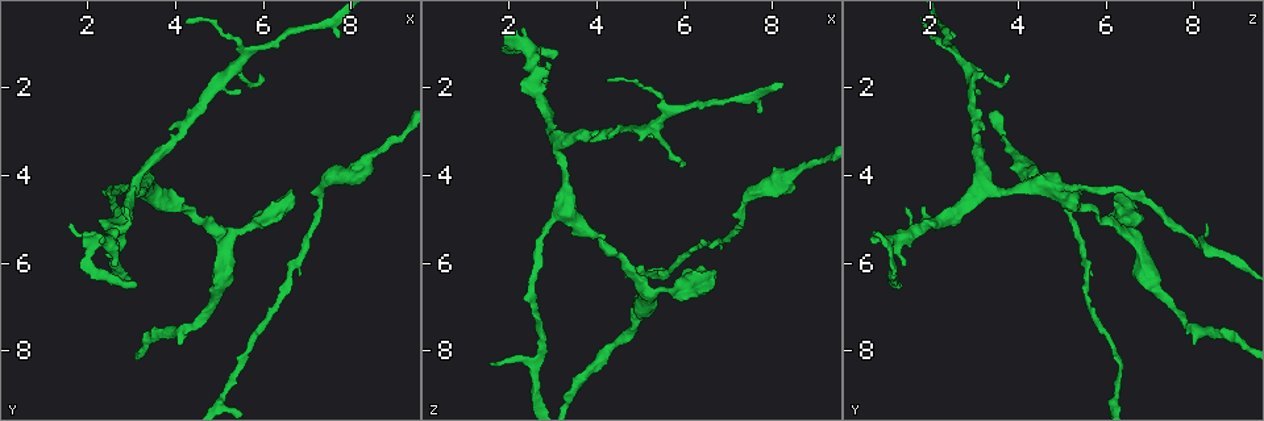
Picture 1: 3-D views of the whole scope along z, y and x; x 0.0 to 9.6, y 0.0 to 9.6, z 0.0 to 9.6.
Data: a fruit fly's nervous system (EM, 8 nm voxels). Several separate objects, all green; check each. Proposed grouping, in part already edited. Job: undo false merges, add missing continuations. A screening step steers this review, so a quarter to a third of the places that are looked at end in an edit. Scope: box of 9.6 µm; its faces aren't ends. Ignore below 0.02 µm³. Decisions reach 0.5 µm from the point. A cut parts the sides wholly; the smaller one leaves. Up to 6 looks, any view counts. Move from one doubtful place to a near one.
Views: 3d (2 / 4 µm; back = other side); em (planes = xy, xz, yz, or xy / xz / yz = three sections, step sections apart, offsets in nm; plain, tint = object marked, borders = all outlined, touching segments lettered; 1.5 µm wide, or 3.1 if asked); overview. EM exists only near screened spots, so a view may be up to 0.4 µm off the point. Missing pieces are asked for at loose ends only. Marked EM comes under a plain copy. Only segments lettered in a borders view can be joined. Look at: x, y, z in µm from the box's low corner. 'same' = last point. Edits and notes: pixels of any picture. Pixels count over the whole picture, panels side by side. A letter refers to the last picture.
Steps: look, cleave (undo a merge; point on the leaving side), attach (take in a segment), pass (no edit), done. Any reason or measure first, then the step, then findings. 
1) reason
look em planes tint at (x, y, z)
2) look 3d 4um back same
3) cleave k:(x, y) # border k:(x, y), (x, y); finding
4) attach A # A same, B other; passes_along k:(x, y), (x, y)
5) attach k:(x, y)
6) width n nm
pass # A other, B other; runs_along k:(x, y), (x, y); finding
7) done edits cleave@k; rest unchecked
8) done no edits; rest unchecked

sudden change in width
look em xz step 4 borders at (5.15, 5.40, 6.65)

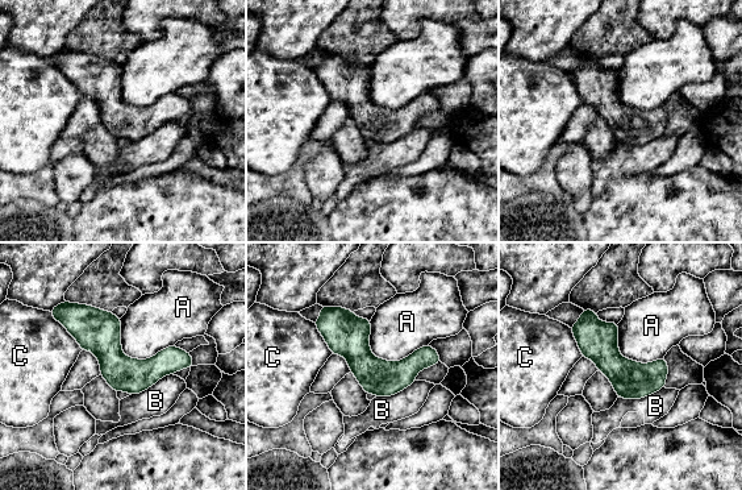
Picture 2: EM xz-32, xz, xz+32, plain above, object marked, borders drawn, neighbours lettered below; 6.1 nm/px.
pass # A other, B other, C other; runs_along 2:(74, 307), (126, 366), (190, 364); continuous, no second neuron

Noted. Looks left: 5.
thin neck
look 3d 2um at (8.95, 3.15, 3.70)

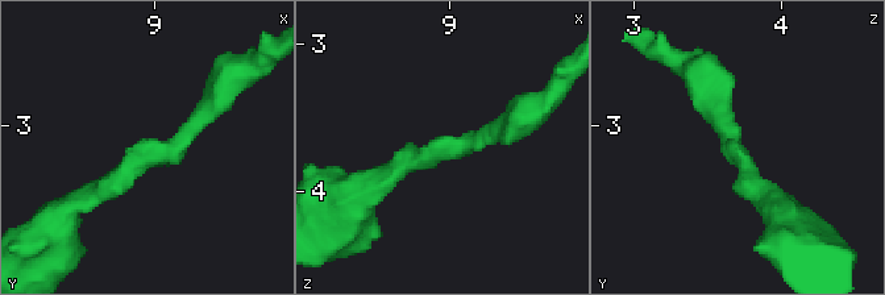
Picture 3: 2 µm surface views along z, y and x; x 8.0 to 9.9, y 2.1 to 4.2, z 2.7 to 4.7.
arm_widths 220, 260 nm
look em planes borders at (8.98, 3.18, 3.72)

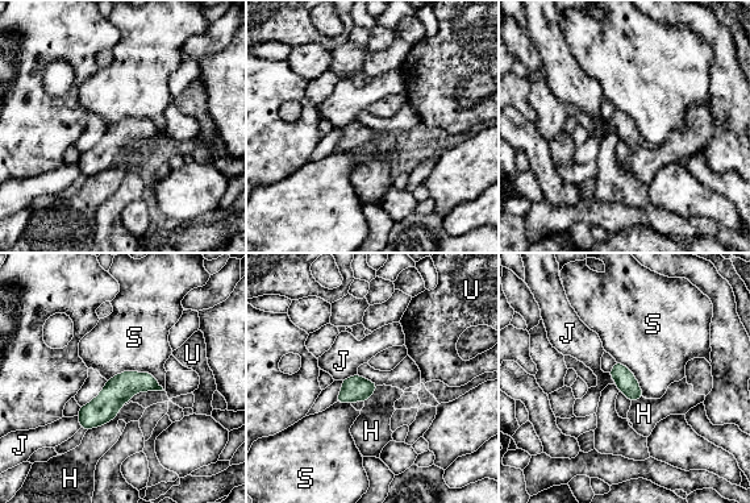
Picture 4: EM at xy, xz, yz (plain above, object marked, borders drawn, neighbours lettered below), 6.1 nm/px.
pass # H other, J other, S other, U other; runs_along 4:(157, 387), (125, 385), (83, 424); continuous, no second neuron

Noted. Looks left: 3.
free end
look 3d 4um at (2.65, 6.10, 1.40)

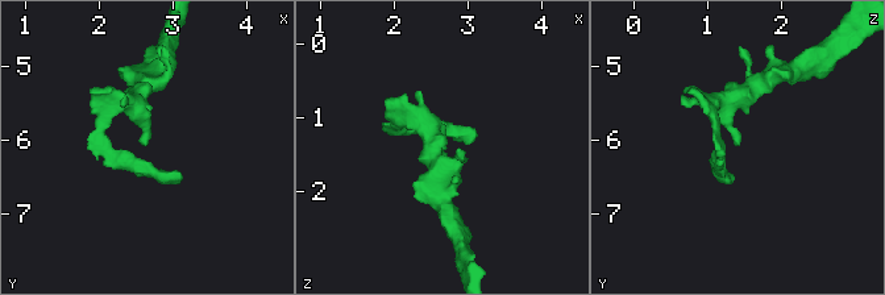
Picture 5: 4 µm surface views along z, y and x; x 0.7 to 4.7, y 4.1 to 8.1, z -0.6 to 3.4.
now the EM
look em yz step 4 borders at (2.60, 6.10, 1.40)

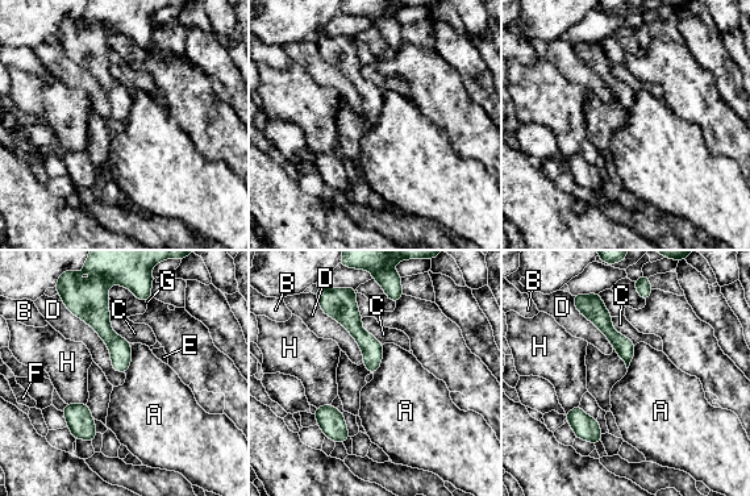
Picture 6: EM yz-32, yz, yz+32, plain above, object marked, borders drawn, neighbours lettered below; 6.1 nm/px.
another direction
look em planes borders same

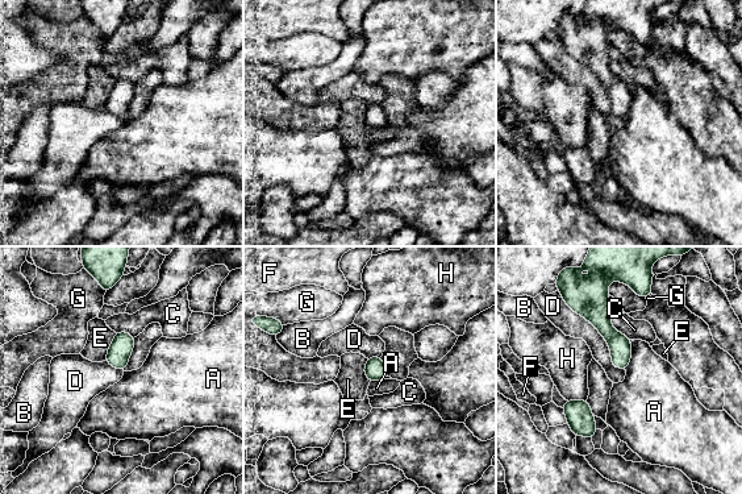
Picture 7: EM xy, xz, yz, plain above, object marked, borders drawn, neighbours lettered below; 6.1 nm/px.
longest_contact D 550 nm
pass # A other, B other, C other, D other, E other, F other, G other, H other; no lettered segment goes on from it

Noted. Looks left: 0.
done no edits; rest unchecked

